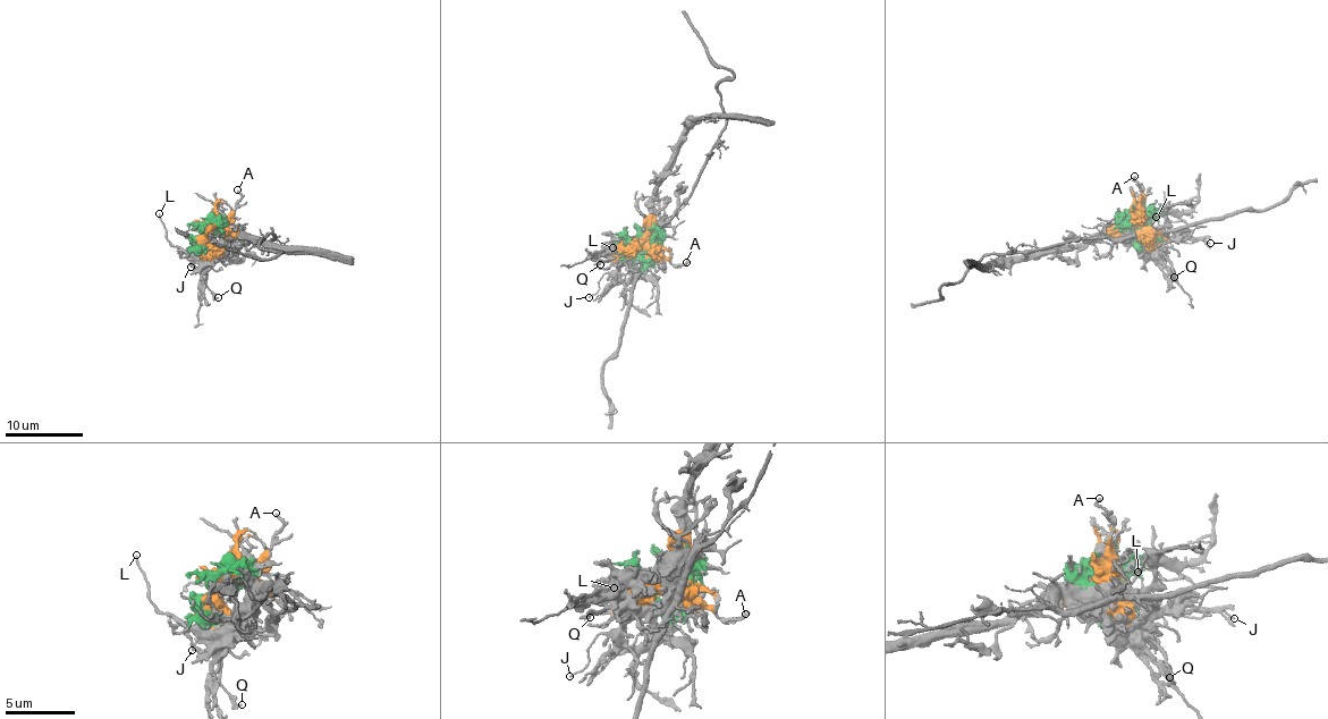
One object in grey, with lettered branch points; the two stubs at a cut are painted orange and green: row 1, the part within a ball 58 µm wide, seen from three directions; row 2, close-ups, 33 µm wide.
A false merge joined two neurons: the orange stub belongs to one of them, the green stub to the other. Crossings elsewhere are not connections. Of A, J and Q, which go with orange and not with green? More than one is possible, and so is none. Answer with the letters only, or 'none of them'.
A, Q

